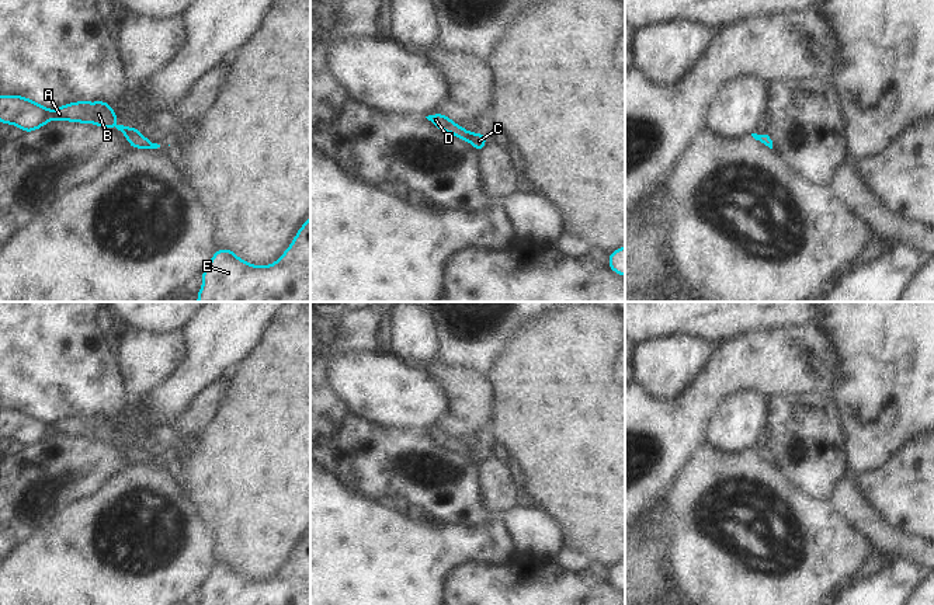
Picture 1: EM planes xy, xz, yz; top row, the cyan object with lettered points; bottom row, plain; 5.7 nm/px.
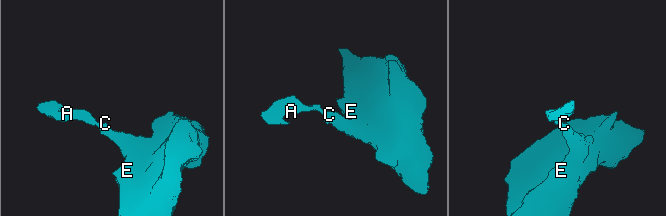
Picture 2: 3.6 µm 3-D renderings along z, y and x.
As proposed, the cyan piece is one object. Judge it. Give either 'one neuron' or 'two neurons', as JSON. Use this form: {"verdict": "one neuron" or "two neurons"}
{"verdict": "one neuron"}

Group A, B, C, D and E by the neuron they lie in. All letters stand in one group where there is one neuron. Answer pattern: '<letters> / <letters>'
A B C D E

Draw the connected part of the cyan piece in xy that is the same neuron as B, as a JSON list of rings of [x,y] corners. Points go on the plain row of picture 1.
[[[0,410],[0,437],[14,438],[24,446],[38,444],[53,432],[72,437],[93,437],[104,442],[114,442],[117,431],[104,415],[94,418],[80,415],[49,425],[20,410]]]

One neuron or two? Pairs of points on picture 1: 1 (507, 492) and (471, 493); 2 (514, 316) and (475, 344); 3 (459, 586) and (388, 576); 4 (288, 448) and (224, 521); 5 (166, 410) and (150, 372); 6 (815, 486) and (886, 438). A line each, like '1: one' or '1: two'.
1: two
2: one
3: two
4: one
5: two
6: two

